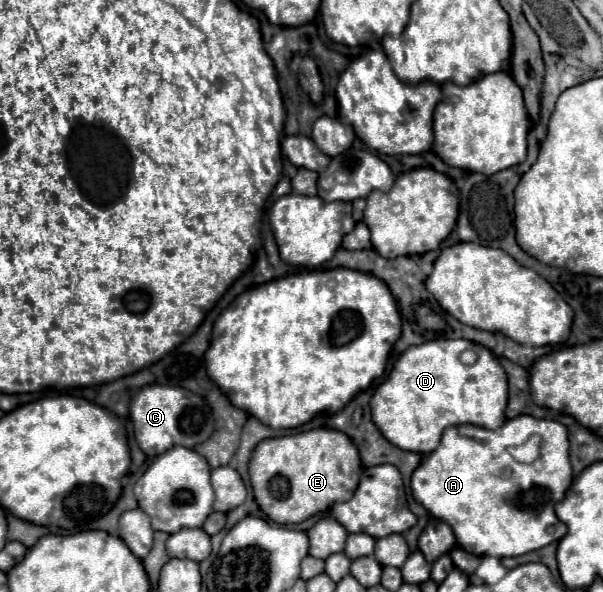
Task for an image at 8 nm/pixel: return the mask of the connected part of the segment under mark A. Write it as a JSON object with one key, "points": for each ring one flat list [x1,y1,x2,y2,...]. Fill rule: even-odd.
{"points":[[520,415,496,429,480,429,470,425,448,427,442,433,440,445,436,451,424,457,420,467,412,473,412,497,428,509,428,513,440,521,448,521,456,535,458,545,472,555,492,555,492,557,518,557,528,551,542,549,554,541,560,541,566,533,566,525,556,517,554,503,564,497,572,485,572,465,568,457,568,433,566,427,558,421,536,419,530,415],[532,435,540,437,540,457,534,459,534,465,518,465,518,461,508,453,514,445,522,445],[536,487,542,495,536,493]]}

